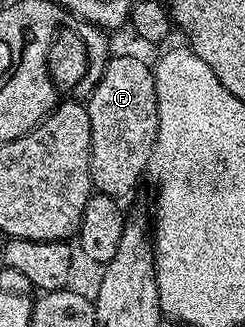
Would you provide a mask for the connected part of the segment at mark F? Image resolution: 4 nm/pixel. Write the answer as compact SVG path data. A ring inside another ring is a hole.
M130 54L111 57L100 76L96 89L89 91L90 102L85 103L88 120L92 128L90 141L90 180L93 189L119 200L125 200L138 186L138 181L147 173L152 148L158 135L158 101L154 71Z

